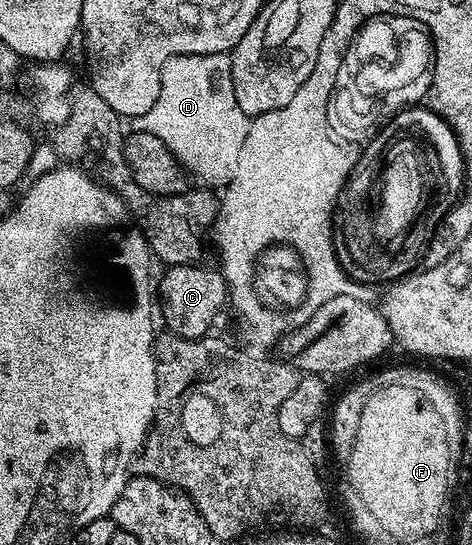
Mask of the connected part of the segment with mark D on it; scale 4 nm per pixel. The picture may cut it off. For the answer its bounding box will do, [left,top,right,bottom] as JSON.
[135,53,251,187]

